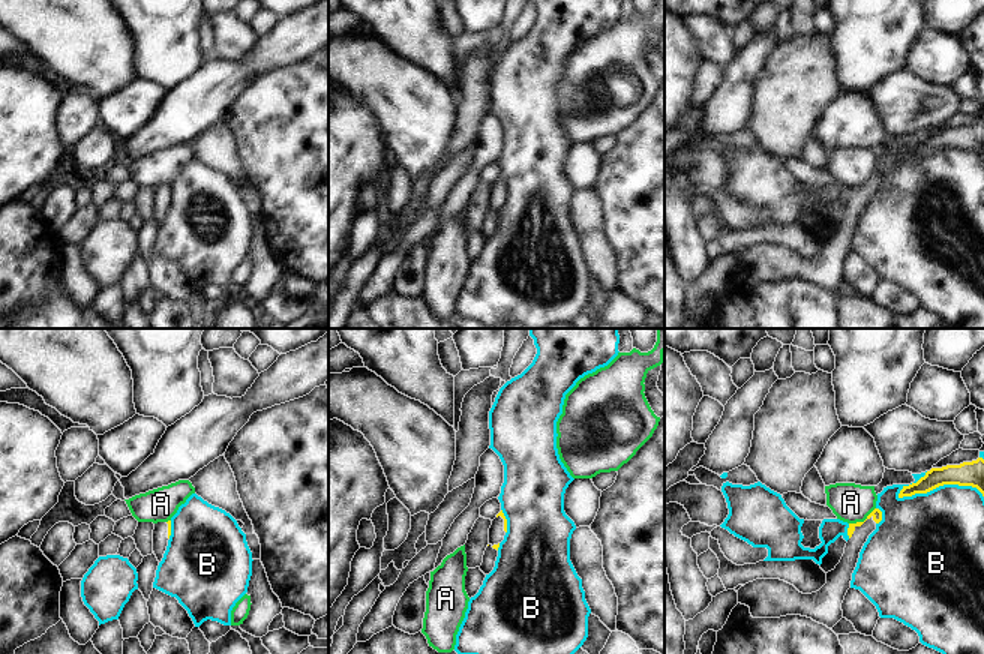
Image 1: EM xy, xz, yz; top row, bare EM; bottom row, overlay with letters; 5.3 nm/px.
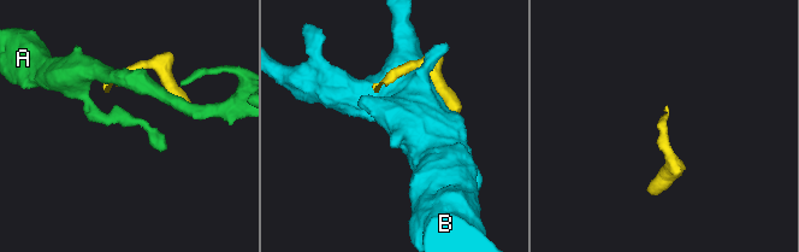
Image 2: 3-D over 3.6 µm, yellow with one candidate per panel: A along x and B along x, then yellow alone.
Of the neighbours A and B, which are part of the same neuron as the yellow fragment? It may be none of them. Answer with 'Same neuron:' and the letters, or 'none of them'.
Same neuron: none of them

